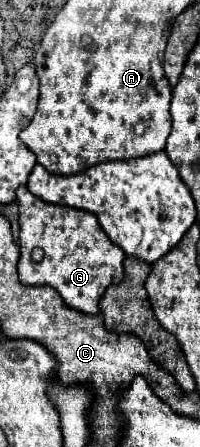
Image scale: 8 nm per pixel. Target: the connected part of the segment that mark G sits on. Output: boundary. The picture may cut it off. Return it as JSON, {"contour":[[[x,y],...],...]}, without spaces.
{"contour":[[[27,186],[17,188],[17,204],[19,204],[19,226],[21,226],[21,234],[19,234],[21,256],[19,256],[17,270],[19,270],[21,284],[29,284],[29,286],[47,284],[61,294],[63,302],[69,308],[75,308],[83,314],[97,314],[99,298],[103,296],[107,286],[123,280],[125,252],[107,238],[107,234],[97,222],[97,216],[93,216],[91,212],[69,208],[69,206],[59,206],[59,204],[49,204],[33,196],[27,190]]]}

